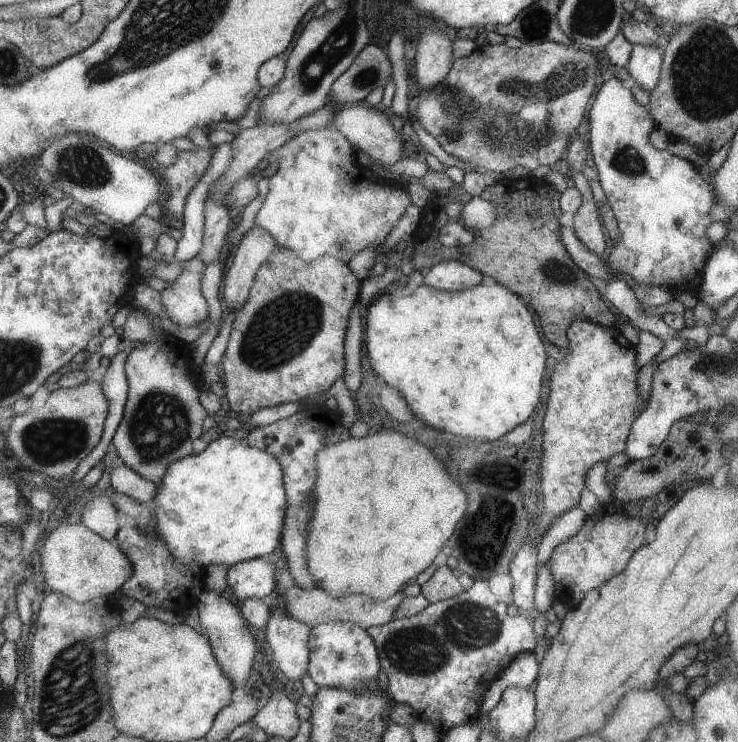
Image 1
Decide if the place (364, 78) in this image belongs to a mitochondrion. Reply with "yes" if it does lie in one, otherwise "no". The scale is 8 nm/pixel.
yes

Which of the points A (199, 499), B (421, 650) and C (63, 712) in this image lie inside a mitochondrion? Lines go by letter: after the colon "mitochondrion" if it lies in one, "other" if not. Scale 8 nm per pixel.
A: other
B: mitochondrion
C: mitochondrion

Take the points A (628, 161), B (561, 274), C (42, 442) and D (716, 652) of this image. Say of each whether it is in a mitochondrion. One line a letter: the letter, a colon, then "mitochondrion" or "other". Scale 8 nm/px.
A: mitochondrion
B: mitochondrion
C: mitochondrion
D: other

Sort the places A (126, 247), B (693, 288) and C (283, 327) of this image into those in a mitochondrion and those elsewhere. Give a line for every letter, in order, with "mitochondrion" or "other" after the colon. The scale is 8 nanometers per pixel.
A: other
B: other
C: mitochondrion

